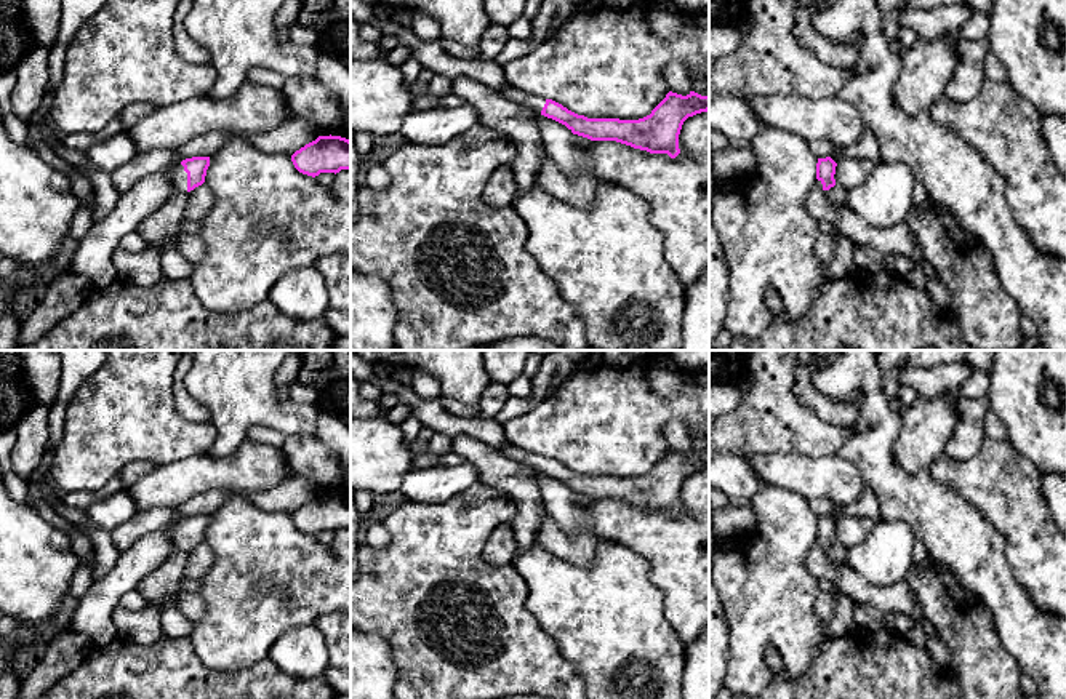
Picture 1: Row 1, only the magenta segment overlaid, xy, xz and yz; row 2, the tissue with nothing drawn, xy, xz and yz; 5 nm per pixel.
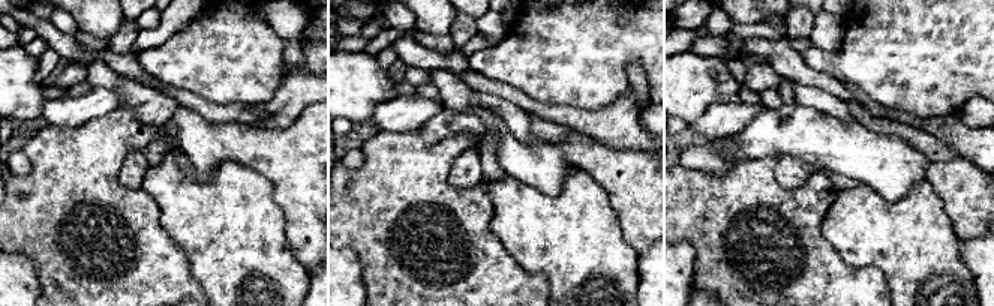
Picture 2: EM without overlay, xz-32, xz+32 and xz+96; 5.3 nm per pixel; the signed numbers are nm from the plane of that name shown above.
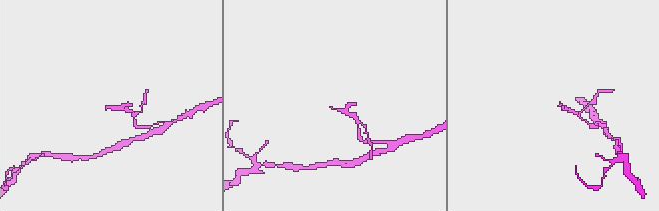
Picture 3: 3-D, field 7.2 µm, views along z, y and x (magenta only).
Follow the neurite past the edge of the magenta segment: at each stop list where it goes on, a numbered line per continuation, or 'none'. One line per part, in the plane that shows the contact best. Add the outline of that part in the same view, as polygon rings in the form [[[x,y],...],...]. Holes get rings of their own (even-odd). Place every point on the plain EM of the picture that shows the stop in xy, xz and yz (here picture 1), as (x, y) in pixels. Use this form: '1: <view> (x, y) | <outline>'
1: xy (178, 535) | [[[181,521],[174,523],[165,531],[168,531],[171,536],[173,550],[187,550],[187,531]]]

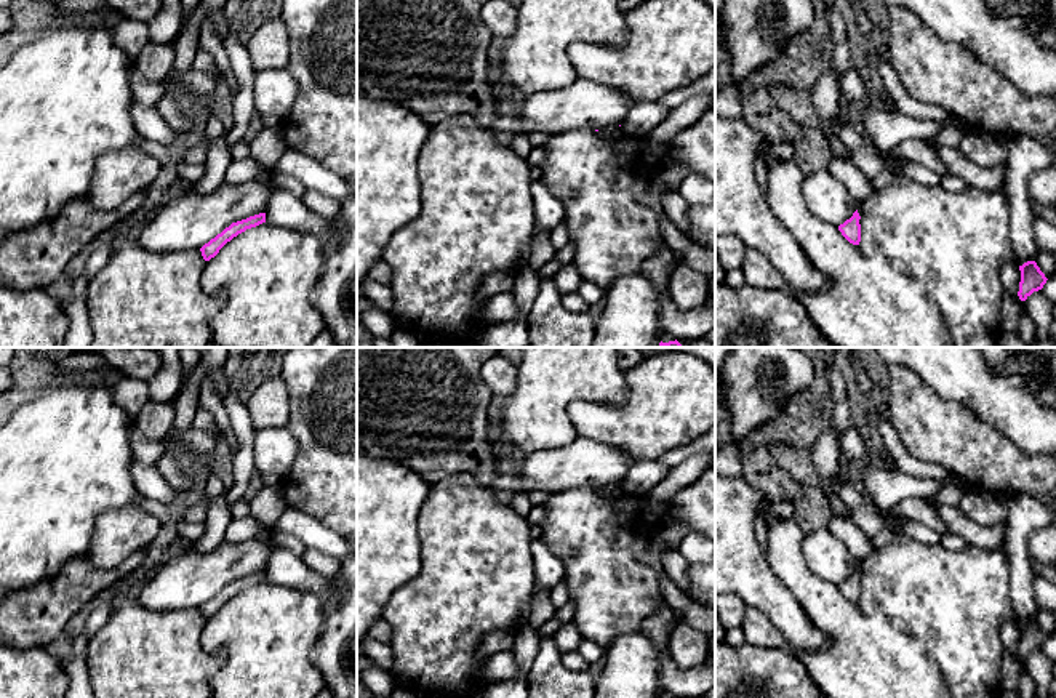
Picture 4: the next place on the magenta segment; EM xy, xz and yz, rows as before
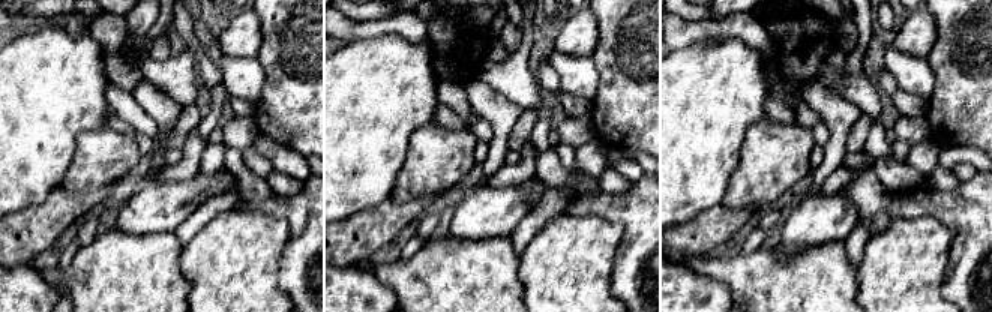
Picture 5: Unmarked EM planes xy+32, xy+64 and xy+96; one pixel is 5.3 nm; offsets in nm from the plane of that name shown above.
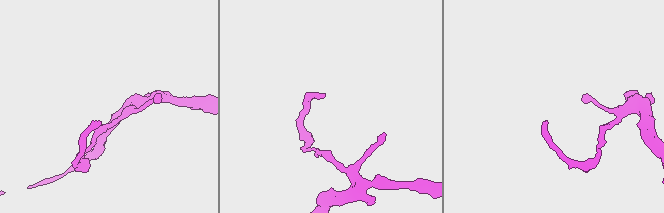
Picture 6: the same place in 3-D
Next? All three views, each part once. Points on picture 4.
none

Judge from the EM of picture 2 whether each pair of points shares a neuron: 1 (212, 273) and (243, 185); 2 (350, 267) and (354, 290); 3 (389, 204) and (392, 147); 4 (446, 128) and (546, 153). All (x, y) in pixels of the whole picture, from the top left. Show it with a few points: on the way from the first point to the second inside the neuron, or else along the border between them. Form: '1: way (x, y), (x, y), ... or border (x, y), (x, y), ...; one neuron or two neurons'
1: way (234, 251), (234, 213), (237, 207); one neuron
2: way (350, 273), (350, 284); one neuron
3: way (392, 191), (392, 161); one neuron
4: way (471, 126), (496, 132), (520, 153); one neuron

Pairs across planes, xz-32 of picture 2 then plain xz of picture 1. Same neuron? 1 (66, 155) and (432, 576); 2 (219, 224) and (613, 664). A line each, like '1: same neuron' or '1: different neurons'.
1: same neuron
2: same neuron

